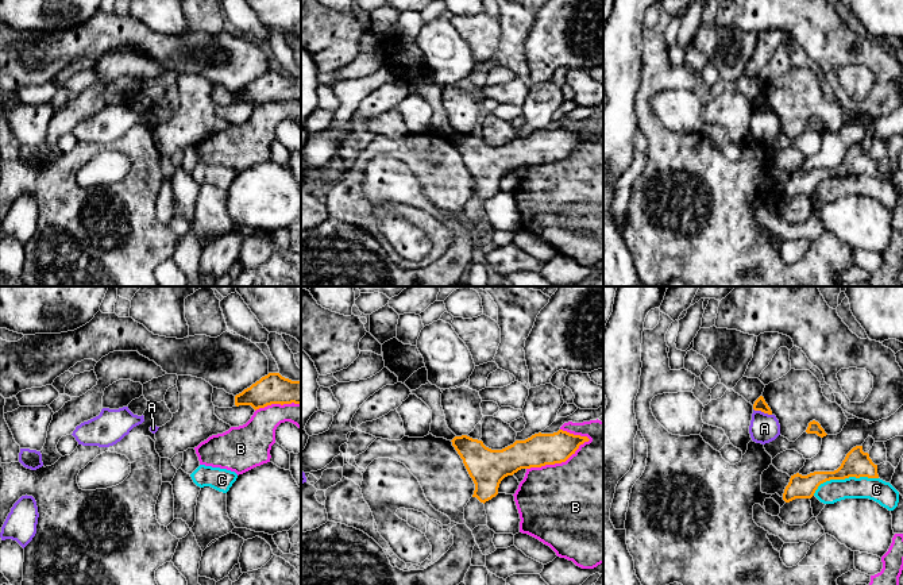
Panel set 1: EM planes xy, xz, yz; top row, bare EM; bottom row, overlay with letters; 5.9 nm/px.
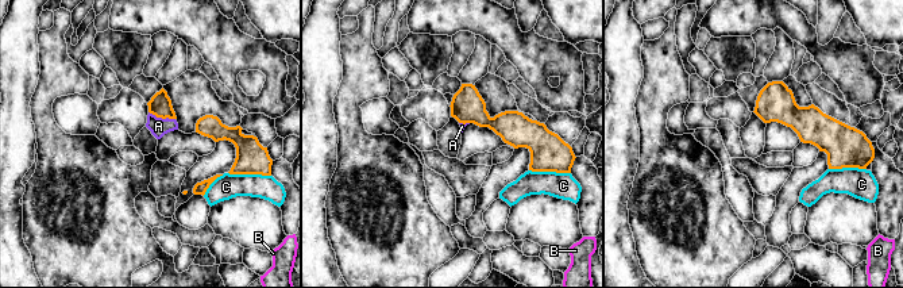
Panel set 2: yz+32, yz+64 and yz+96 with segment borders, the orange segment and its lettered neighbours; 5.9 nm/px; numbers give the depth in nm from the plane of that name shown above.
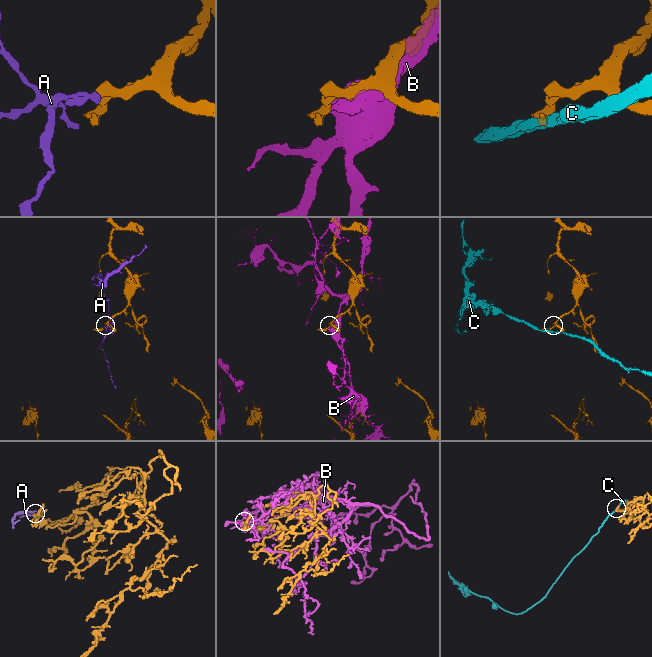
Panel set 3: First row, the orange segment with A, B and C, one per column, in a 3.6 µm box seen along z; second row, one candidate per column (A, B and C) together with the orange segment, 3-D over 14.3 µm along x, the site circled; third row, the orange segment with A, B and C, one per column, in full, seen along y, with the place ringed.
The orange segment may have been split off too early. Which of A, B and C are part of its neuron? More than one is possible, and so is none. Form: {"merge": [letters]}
{"merge": []}

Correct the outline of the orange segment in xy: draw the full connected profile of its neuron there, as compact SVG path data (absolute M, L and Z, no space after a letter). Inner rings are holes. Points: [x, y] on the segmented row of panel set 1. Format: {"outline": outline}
{"outline": "M269 373L235 396L235 405L251 405L255 411L271 404L301 404L301 381L292 381L279 373Z"}

